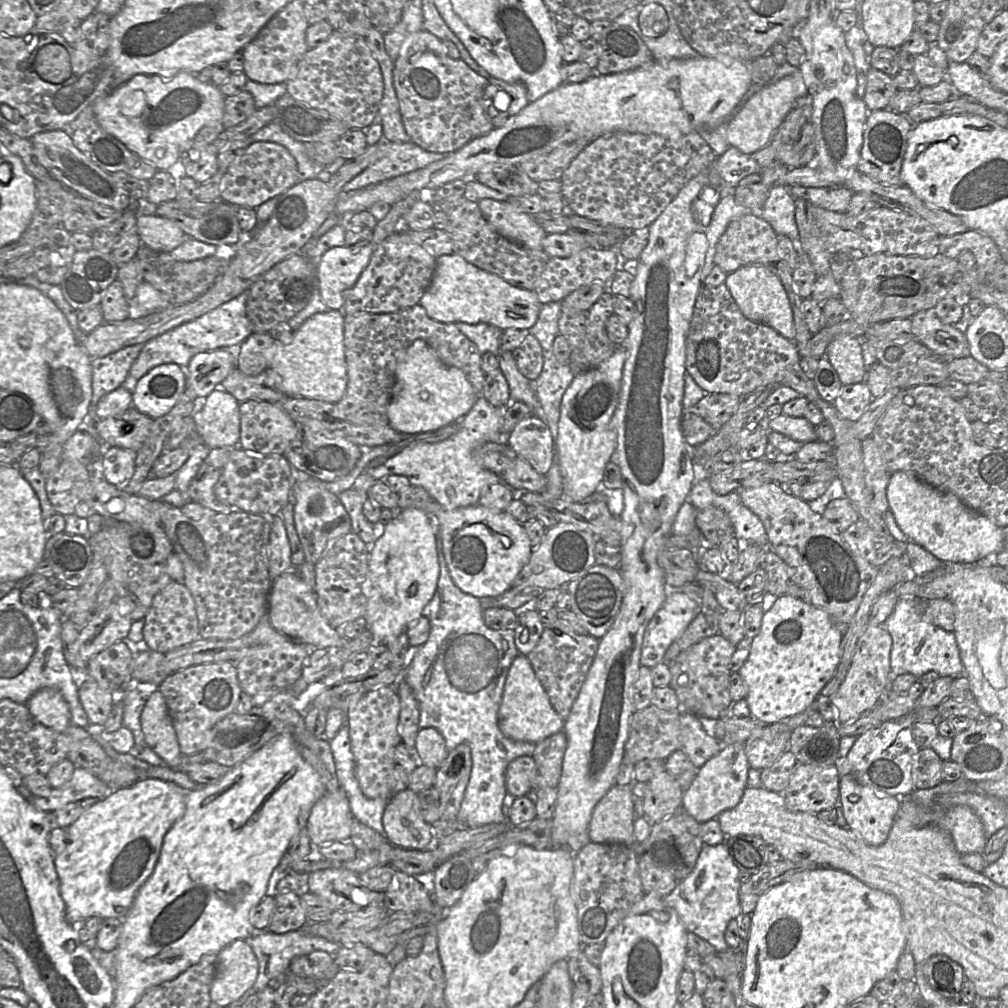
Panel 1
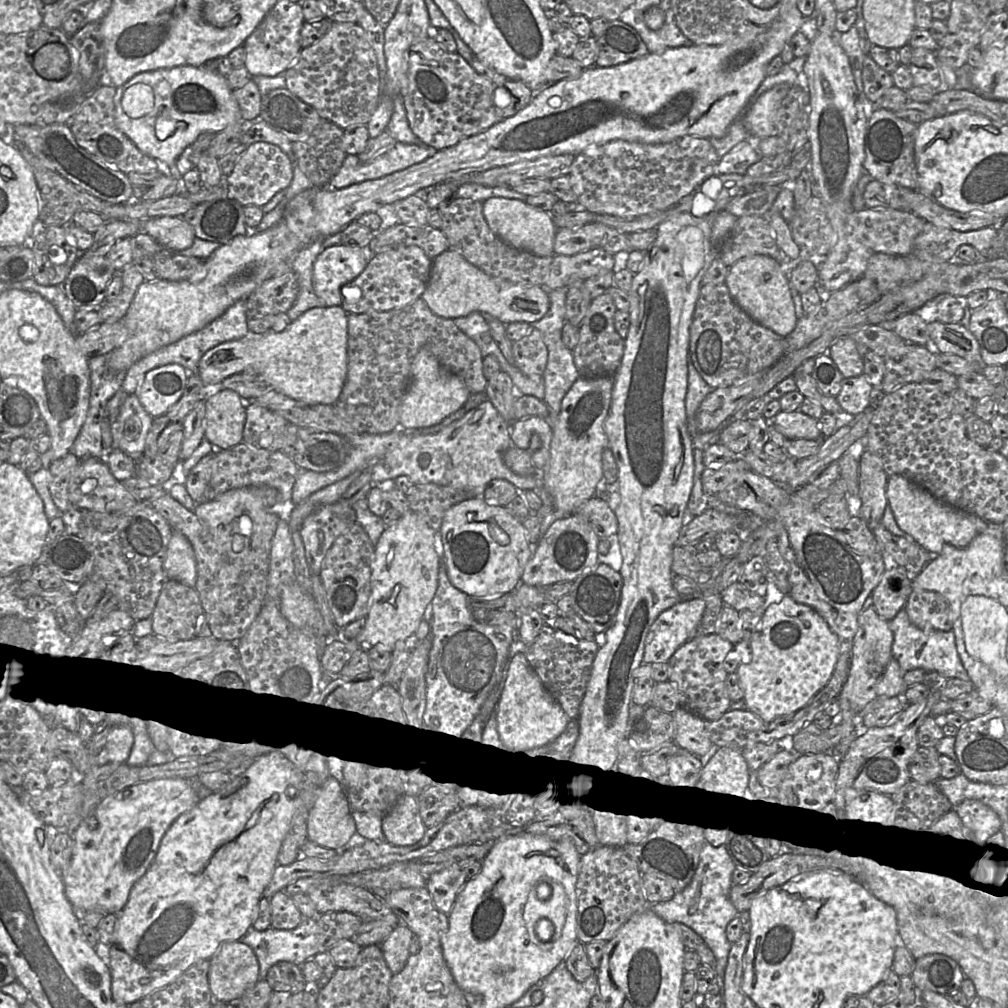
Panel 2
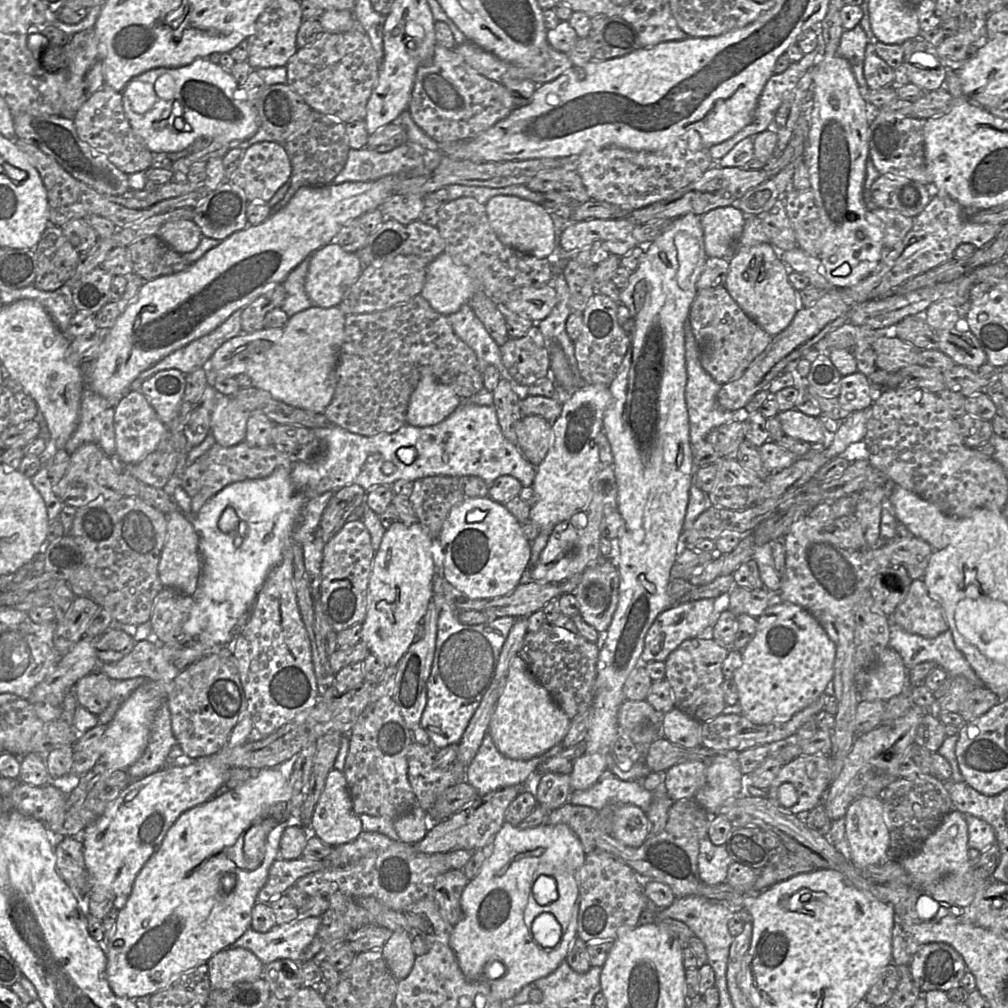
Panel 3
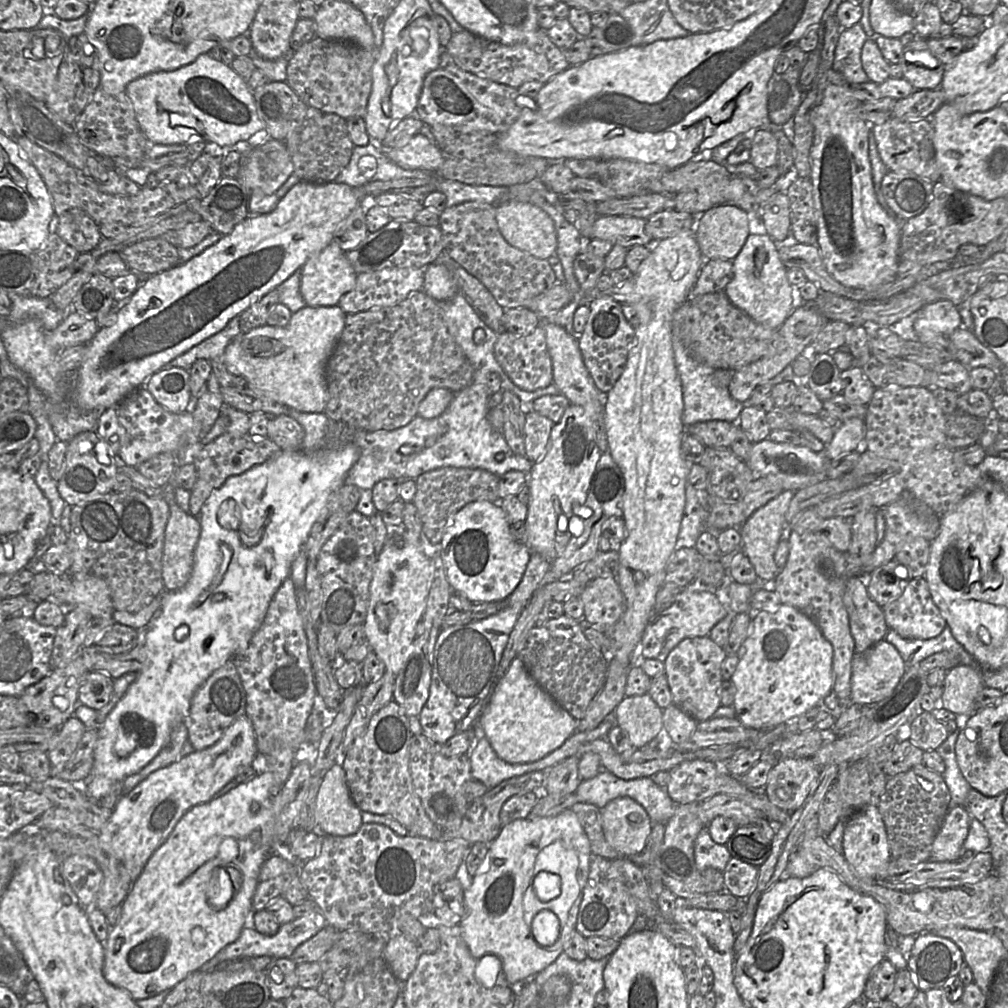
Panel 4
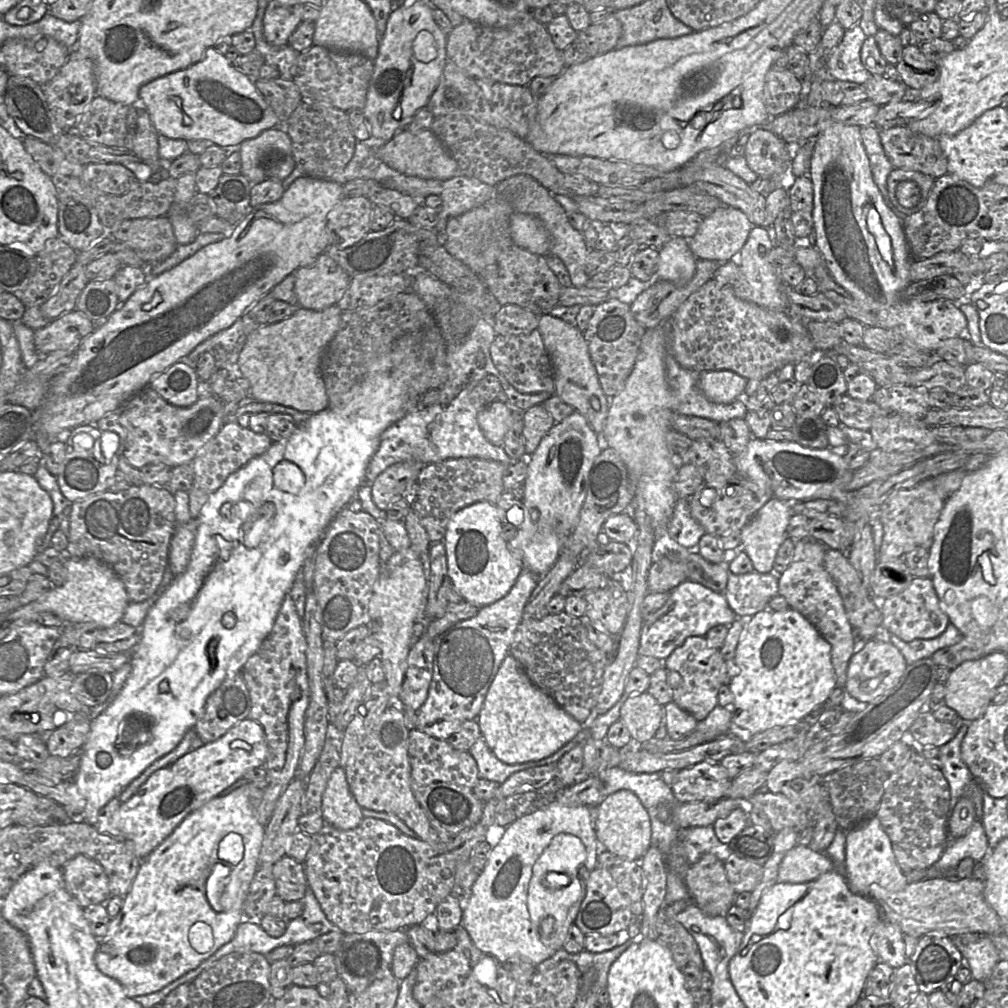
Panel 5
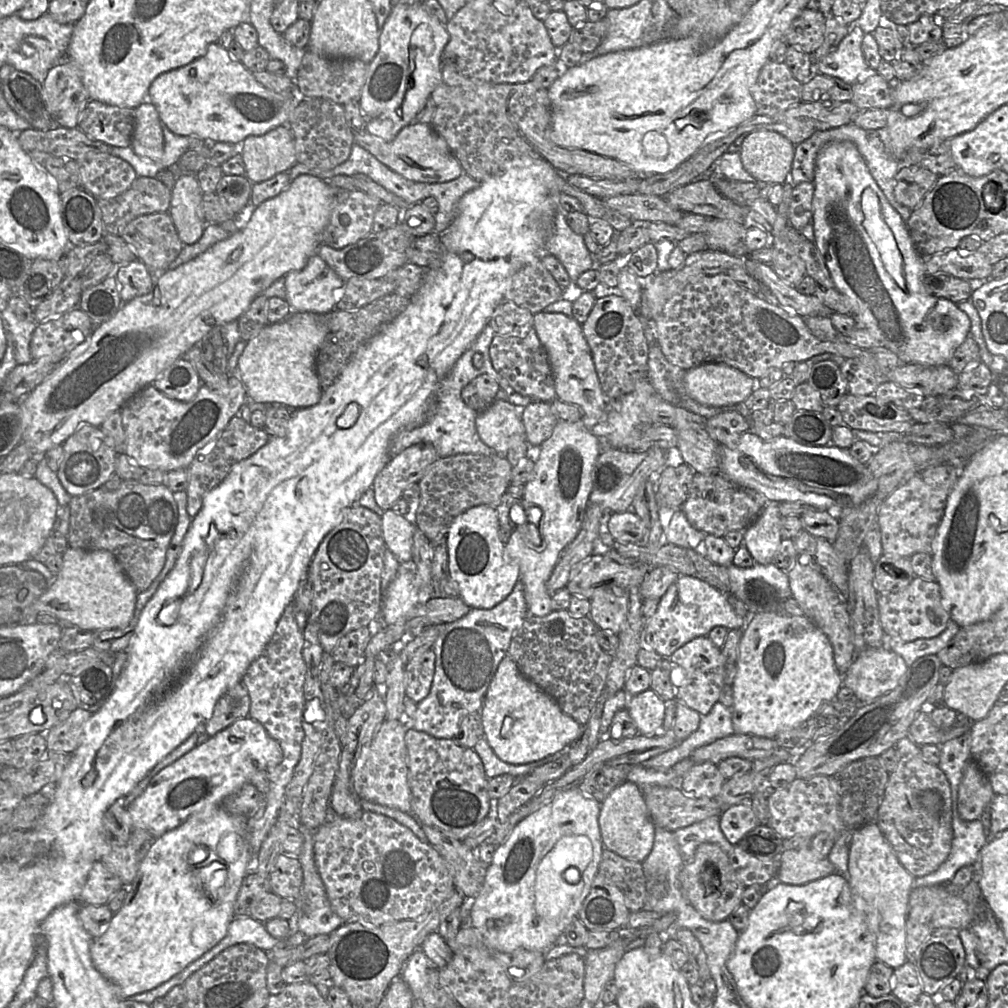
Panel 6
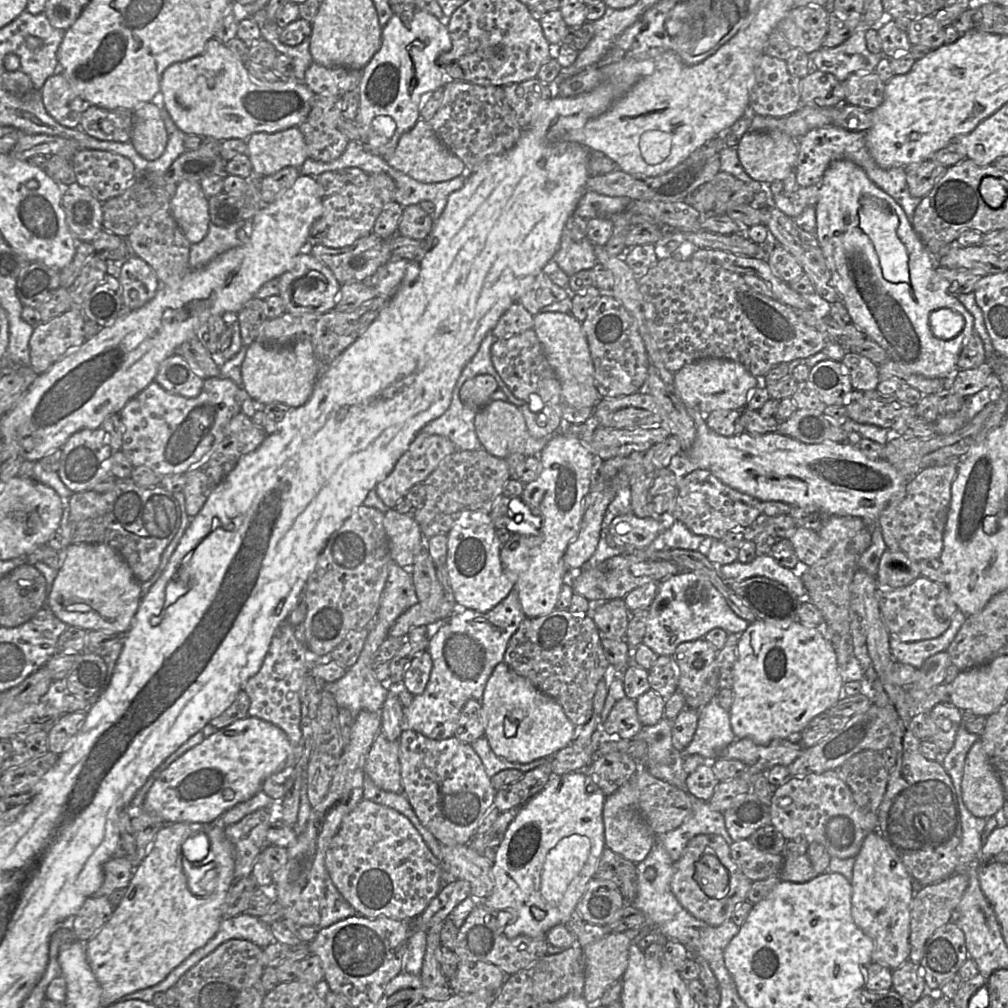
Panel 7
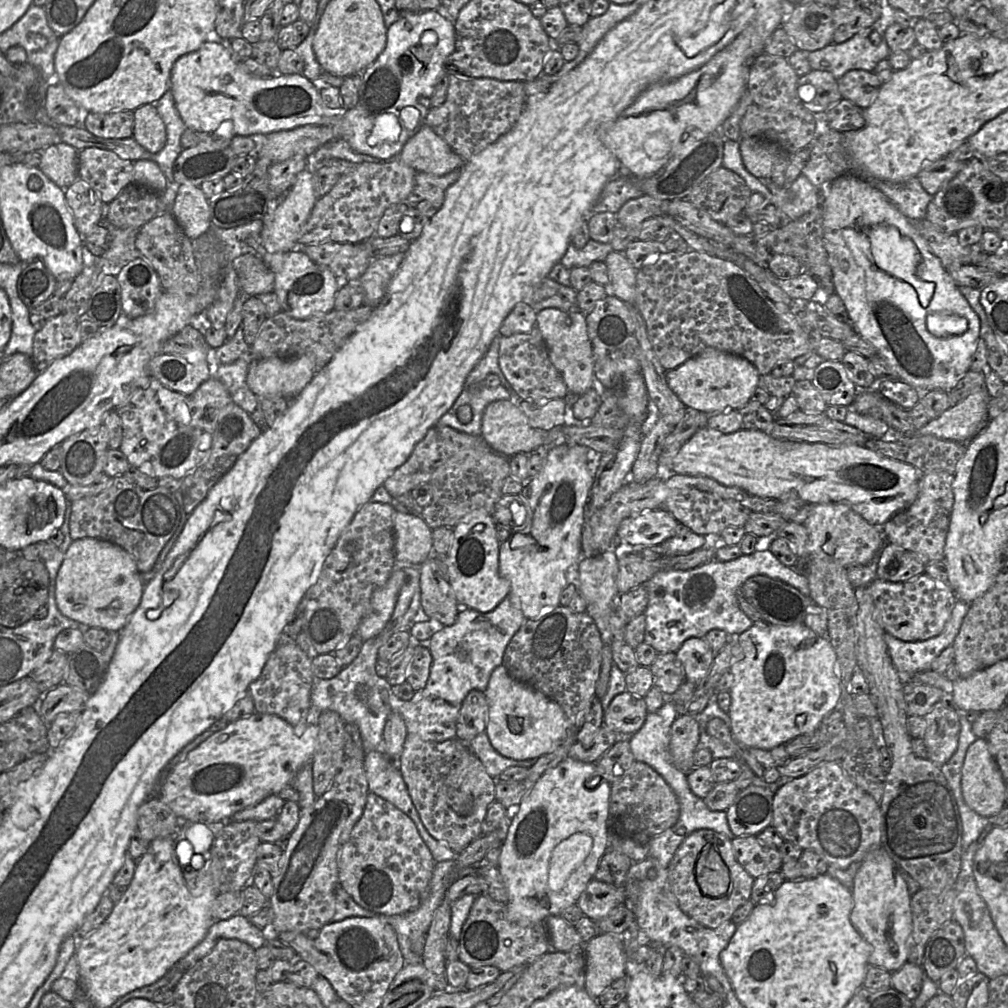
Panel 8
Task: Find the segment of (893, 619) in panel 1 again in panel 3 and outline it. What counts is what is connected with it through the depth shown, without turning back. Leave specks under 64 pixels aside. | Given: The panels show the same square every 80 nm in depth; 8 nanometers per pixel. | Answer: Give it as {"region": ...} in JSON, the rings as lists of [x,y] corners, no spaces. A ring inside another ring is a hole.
{"region":[[[890,620],[889,646],[902,657],[905,667],[909,670],[922,662],[934,662],[937,667],[944,669],[949,677],[963,676],[974,687],[985,687],[983,682],[971,668],[965,656],[957,649],[950,629],[935,638],[925,638],[905,631],[902,627]]]}

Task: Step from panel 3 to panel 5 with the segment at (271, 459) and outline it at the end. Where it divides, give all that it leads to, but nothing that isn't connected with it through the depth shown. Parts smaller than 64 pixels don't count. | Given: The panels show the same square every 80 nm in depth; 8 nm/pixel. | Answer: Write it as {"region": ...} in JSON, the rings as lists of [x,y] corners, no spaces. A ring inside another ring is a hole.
{"region":[[[225,421],[219,433],[194,457],[191,464],[194,480],[189,490],[189,509],[196,520],[209,495],[219,489],[229,475],[246,465],[251,459],[265,453],[272,444],[267,433],[255,433],[236,421]]]}

